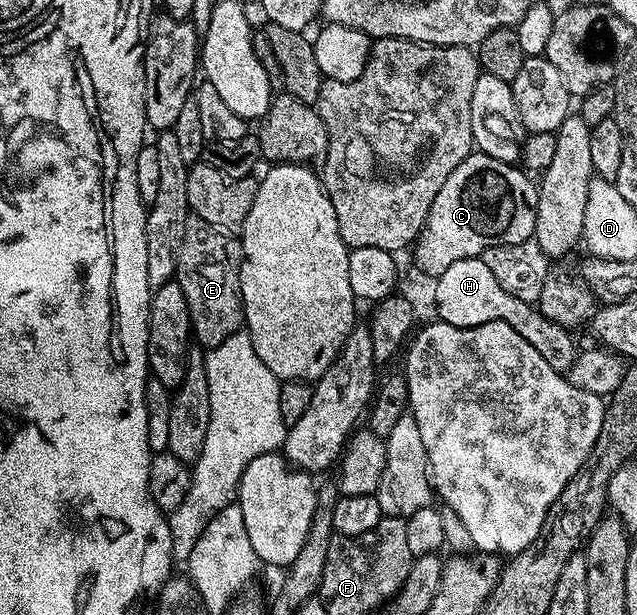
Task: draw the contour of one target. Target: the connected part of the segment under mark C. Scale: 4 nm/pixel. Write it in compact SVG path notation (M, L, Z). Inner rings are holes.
M474 150L472 155L455 165L451 177L443 181L443 189L435 193L435 201L431 201L427 221L415 240L417 249L413 257L417 261L418 269L426 271L430 277L436 277L450 268L455 261L480 257L492 246L519 245L533 237L537 216L537 183L528 178L530 176L520 166L487 157L478 150Z

